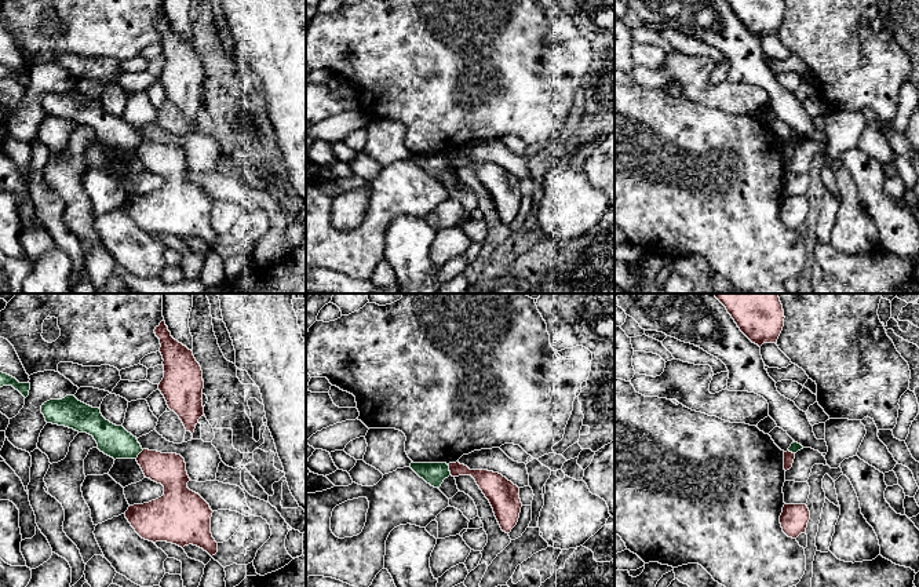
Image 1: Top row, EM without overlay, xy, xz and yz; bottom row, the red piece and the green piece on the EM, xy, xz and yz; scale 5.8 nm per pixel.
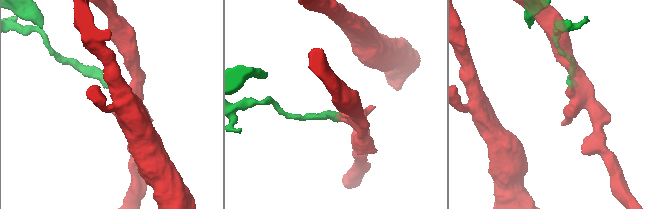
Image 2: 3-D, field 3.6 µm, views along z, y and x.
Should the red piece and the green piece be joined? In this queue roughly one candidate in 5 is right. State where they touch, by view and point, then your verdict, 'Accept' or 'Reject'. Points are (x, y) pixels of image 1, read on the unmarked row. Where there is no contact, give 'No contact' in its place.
Touches red at xz (449, 161). Reject

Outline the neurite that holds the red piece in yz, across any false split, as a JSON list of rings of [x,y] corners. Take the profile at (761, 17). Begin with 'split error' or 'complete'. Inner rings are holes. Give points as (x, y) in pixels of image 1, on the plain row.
complete; [[[726,0],[740,22],[759,39],[777,34],[784,18],[783,0]]]

